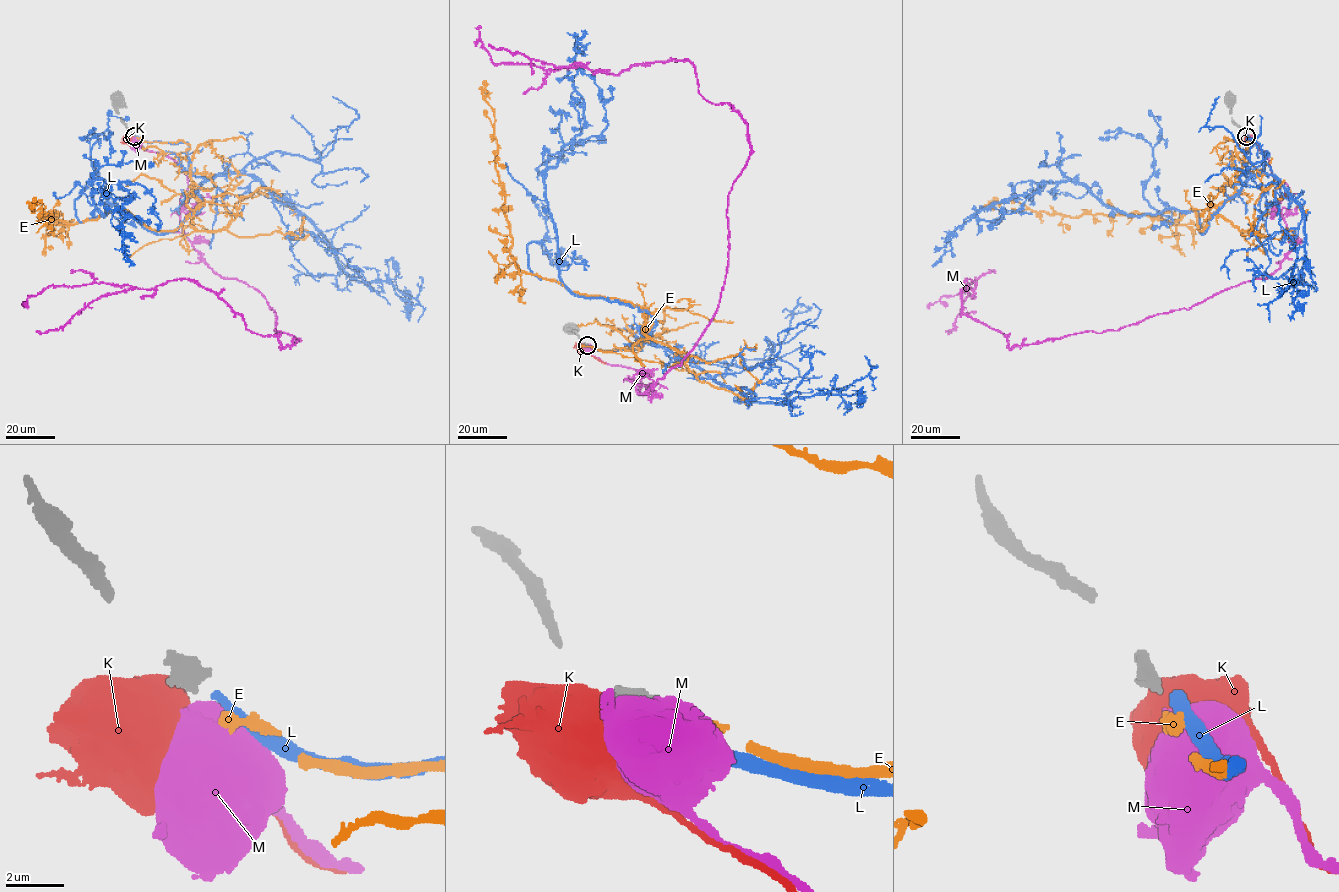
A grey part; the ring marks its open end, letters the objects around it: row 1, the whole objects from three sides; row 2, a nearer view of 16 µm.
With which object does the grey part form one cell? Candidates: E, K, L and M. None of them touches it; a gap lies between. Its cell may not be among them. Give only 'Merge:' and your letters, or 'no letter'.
Merge: E

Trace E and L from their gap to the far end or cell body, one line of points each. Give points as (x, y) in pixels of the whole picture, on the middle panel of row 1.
E: (589, 345), (642, 346), (653, 317), (520, 269), (486, 81)
L: (588, 346), (658, 346), (645, 311), (575, 295), (559, 274), (544, 174), (584, 125), (573, 81), (581, 30)

